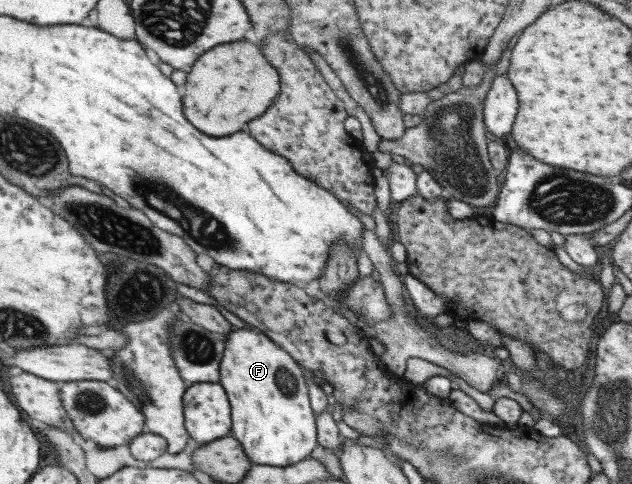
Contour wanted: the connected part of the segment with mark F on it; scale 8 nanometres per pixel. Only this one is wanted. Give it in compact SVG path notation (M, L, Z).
M251 328L233 329L227 338L219 361L219 384L230 406L230 435L239 442L251 465L289 466L305 460L317 446L314 412L308 401L308 389L301 368L293 358L275 346L265 334Z

